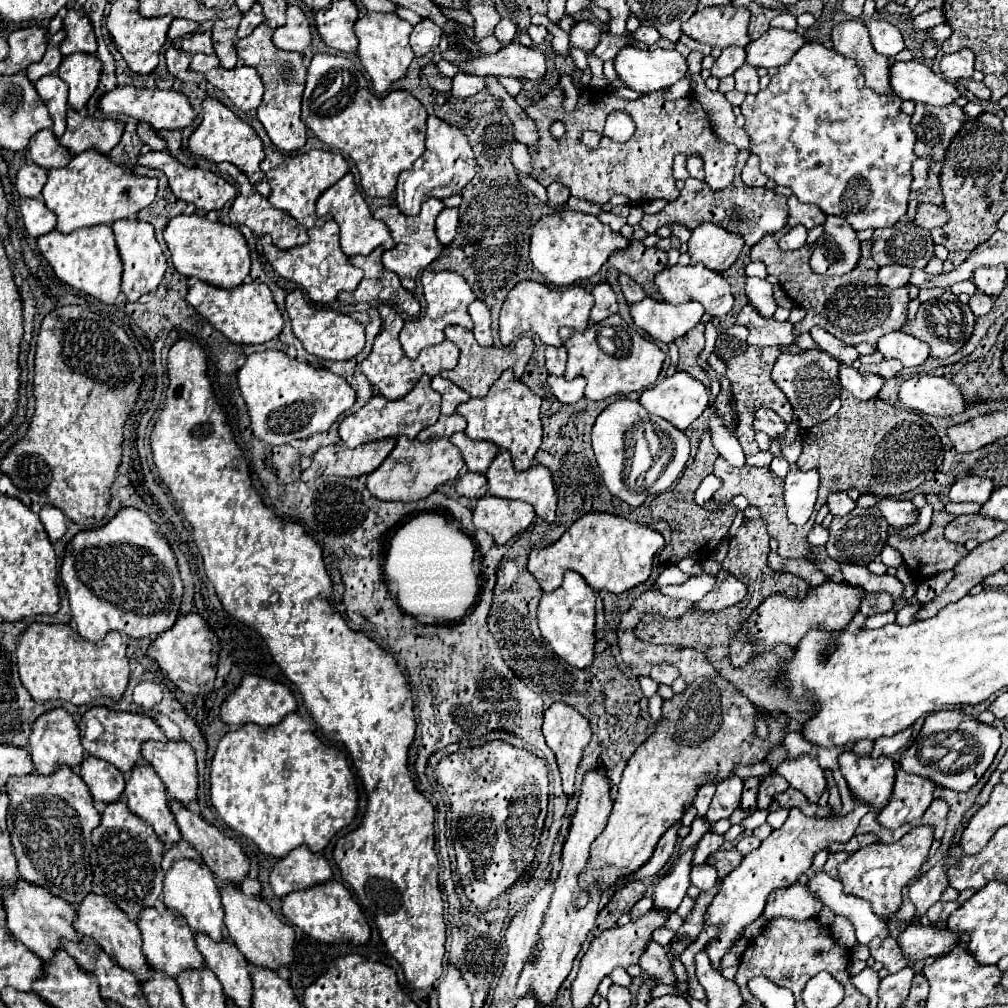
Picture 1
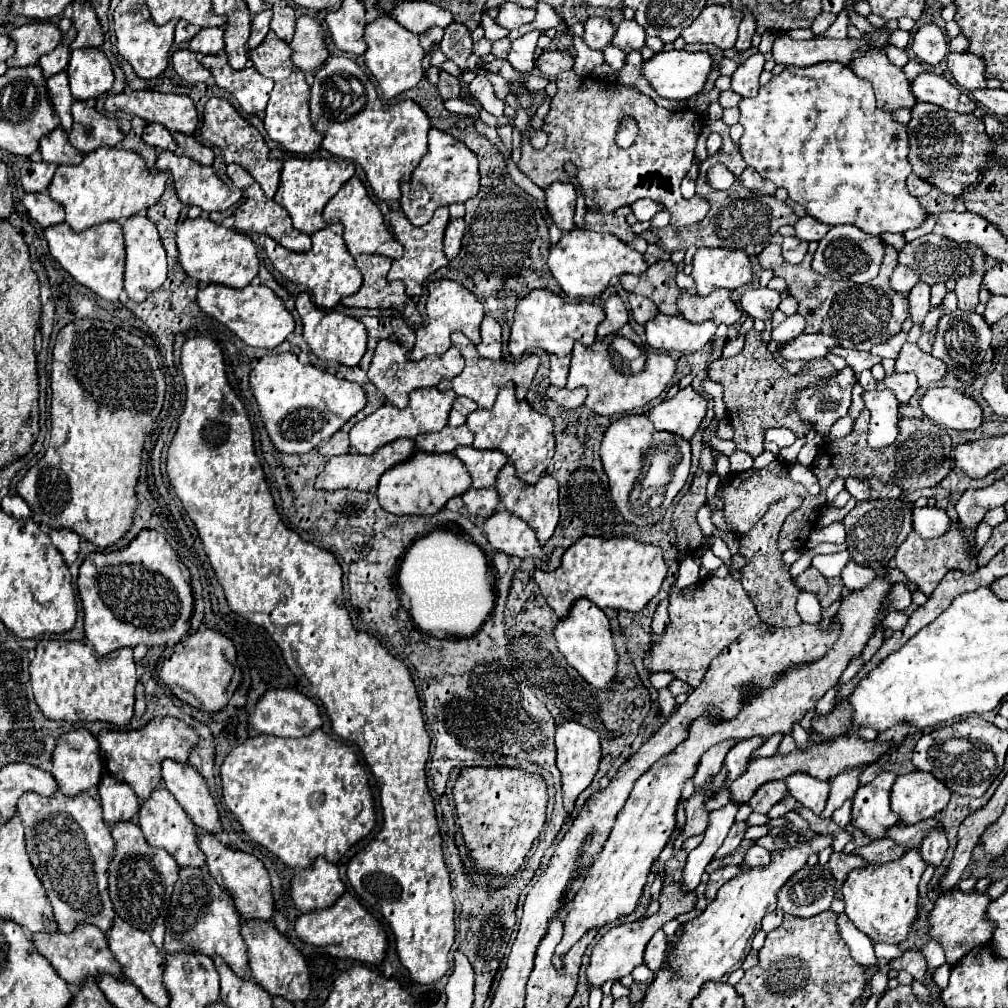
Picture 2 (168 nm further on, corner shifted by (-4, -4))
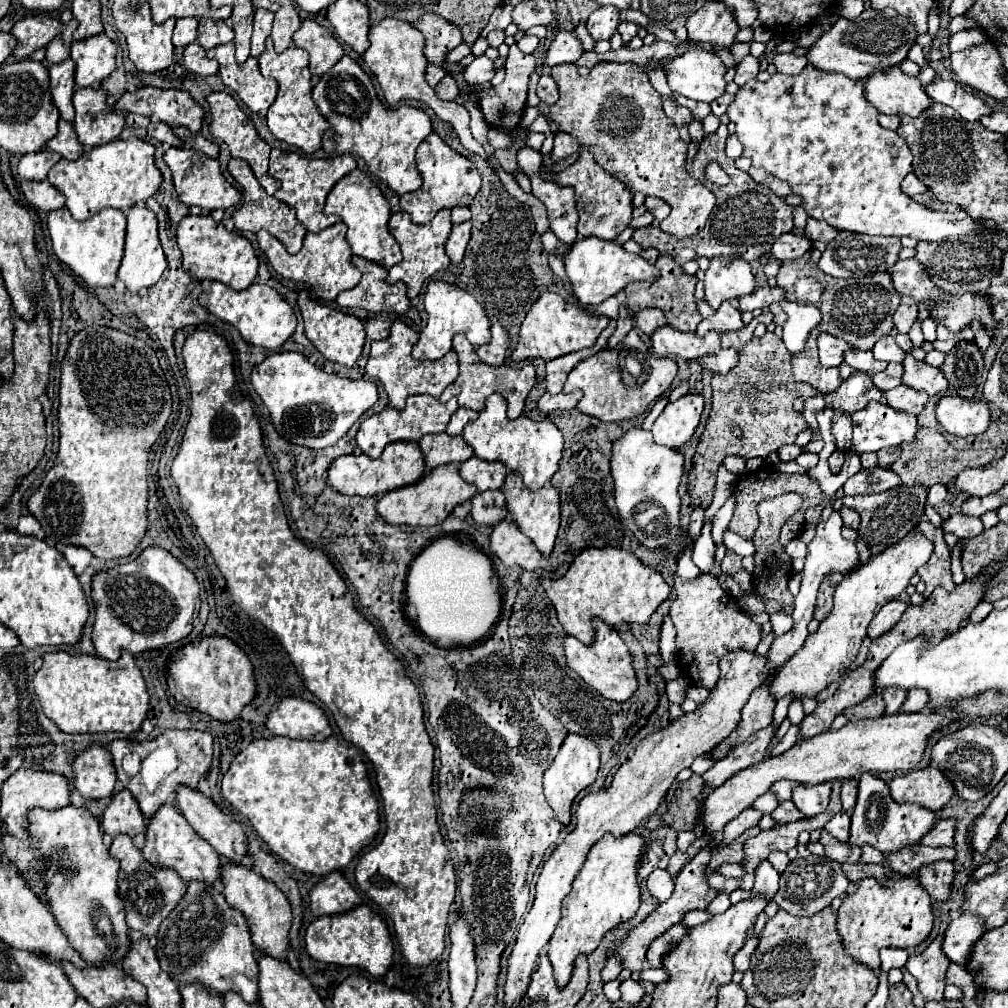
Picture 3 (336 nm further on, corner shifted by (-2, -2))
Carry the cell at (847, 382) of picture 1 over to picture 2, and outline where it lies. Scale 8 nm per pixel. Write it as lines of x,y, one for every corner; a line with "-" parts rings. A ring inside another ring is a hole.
873,390
863,392
865,408
871,414
867,444
869,448
887,448
895,442
899,434
899,400
891,390
-
883,404
883,408
881,408

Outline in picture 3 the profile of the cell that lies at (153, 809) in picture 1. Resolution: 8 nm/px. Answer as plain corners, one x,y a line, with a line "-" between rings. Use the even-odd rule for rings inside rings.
163,804
147,822
143,856
153,864
163,864
175,868
185,882
201,880
213,884
219,880
219,854
195,832
183,814
177,812
173,804

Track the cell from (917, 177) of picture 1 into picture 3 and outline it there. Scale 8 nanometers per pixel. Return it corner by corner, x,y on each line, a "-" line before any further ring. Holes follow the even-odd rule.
913,172
903,180
903,184
901,184
901,188
903,188
903,192
905,194
909,194
909,196
915,196
915,194
923,194
927,188
919,182
919,178
915,178
913,176

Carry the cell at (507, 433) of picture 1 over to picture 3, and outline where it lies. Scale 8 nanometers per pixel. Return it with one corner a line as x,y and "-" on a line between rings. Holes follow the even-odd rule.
491,394
487,398
485,408
479,412
479,418
463,428
463,438
473,448
475,456
483,460
499,460
507,464
511,472
521,474
525,486
533,492
539,490
555,474
563,450
561,430
553,422
533,422
527,416
509,420
507,402
501,394

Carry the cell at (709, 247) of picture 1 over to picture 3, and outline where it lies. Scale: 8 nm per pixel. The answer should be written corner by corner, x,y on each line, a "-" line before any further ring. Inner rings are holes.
741,256
711,258
703,282
705,282
705,300
709,302
711,308
717,308
723,300
733,300
751,294
755,288
751,266

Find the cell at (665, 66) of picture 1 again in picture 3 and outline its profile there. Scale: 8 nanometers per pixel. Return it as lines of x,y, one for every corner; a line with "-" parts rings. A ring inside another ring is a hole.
691,50
665,64
673,92
701,102
713,102
725,92
725,64
707,50

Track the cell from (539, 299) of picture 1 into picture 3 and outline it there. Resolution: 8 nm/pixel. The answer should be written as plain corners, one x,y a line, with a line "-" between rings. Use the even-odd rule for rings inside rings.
545,292
539,296
537,302
533,302
531,310
527,312
521,330
519,330
519,342
517,348
511,354
513,362
521,362
527,358
559,358
563,354
583,350
595,344
597,336
603,332
603,328
609,324
607,316
595,316
585,312
581,306
567,304
559,294

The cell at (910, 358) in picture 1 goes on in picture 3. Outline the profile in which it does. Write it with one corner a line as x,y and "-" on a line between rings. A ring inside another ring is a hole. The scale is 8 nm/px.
911,352
905,354
903,370
905,370
903,384
907,384
907,386
923,390
929,396
935,396
935,394
941,394
947,390
947,378
943,376
941,368
935,368
923,360
917,360

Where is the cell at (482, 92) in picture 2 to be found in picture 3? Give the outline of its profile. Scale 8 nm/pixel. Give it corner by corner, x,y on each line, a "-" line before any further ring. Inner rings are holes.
477,56
467,68
465,68
465,80
471,84
485,84
491,82
491,78
495,76
495,68
493,62
485,56

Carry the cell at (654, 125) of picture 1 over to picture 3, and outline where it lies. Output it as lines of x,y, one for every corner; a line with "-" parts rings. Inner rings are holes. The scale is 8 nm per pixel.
607,62
595,66
587,76
581,76
575,64
563,64
563,66
555,66
551,70
551,76
559,86
559,100
549,106
549,118
557,122
559,130
579,140
581,146
593,154
595,162
601,168
605,168
613,178
623,182
631,190
631,194
641,192
645,196
657,196
669,202
671,214
663,220
661,226
663,232
675,234
677,238
687,238
697,234
705,226
711,210
715,207
715,196
704,184
690,177
689,172
685,170
689,144
681,140
675,122
665,116
661,94
649,84
649,78
643,72
643,68
631,62
625,64

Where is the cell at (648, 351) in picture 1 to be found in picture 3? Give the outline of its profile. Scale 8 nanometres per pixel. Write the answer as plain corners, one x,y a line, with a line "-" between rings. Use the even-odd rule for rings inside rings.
603,348
597,354
581,360
575,370
571,370
571,374
567,376
565,382
565,392
573,392
573,390
583,390
583,398
579,400
577,408
589,416
595,416
603,422
617,422
617,420
625,420
625,418
633,418
643,414
649,406
655,404
655,400
671,386
675,378
675,364
671,358
649,358
649,374
647,380
637,388
637,386
627,386
621,380
621,372
619,372
619,348

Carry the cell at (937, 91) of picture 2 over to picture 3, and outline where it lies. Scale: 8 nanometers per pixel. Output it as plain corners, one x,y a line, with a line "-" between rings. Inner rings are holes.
935,78
933,84
925,86
925,92
933,102
951,106
965,120
979,120
983,114
991,114
991,110
985,106
985,102
977,94
967,92
955,80

